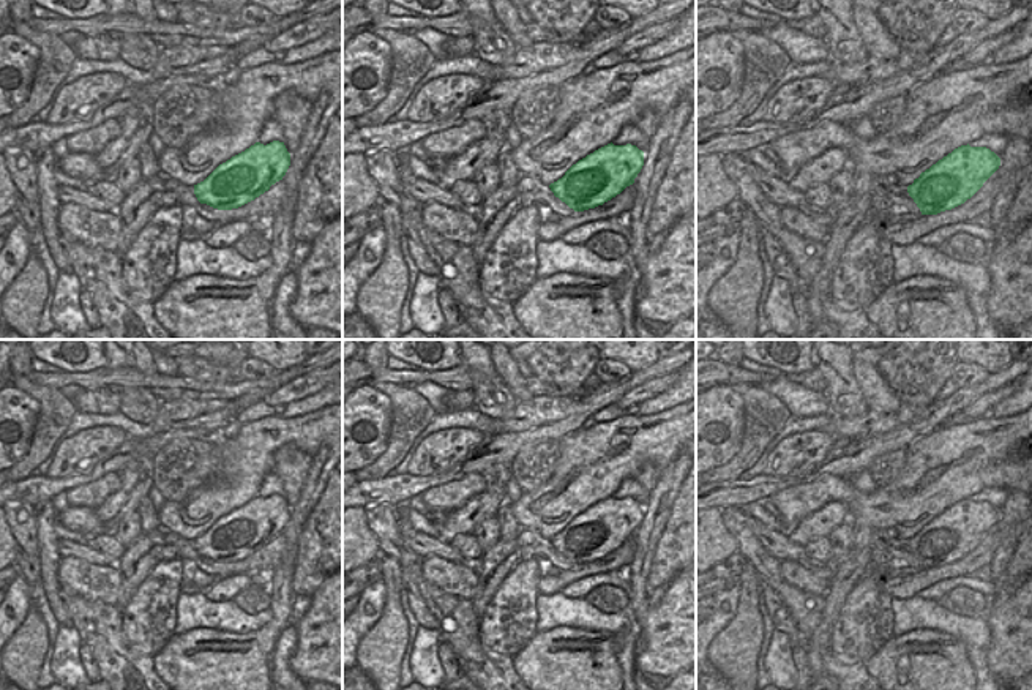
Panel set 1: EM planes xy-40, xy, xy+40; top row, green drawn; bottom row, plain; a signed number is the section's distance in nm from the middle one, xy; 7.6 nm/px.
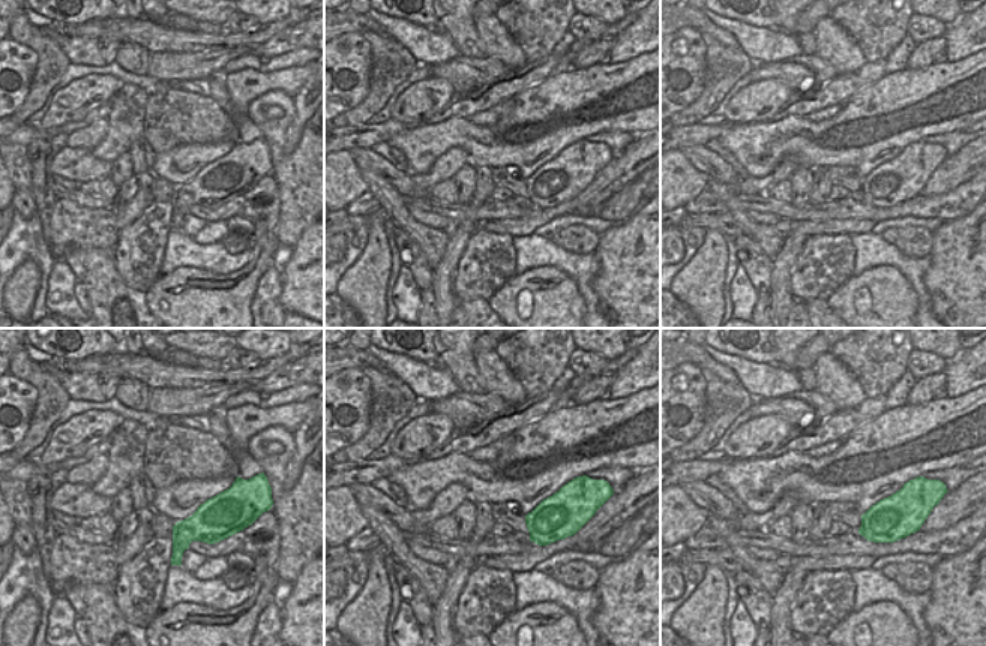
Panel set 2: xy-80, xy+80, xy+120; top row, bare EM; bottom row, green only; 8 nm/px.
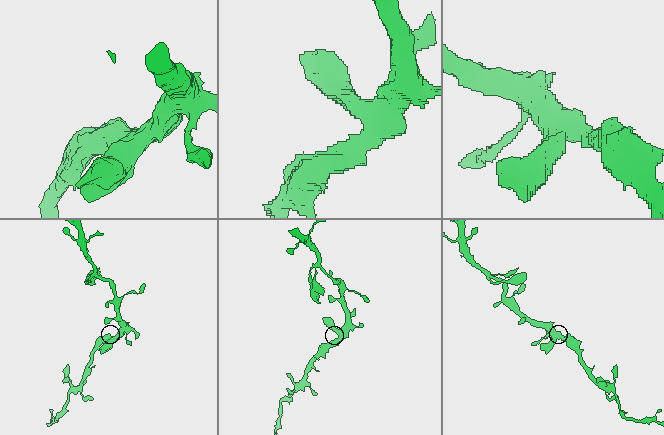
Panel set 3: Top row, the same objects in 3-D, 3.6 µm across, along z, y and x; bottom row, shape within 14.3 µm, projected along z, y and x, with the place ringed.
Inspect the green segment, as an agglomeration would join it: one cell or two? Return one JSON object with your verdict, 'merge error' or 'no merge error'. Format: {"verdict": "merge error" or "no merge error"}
{"verdict": "no merge error"}

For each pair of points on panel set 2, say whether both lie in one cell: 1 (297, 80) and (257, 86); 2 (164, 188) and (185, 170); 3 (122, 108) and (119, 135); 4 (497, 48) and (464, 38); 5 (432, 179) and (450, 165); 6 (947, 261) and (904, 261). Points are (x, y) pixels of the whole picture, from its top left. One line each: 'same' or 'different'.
1: same
2: different
3: same
4: different
5: same
6: different

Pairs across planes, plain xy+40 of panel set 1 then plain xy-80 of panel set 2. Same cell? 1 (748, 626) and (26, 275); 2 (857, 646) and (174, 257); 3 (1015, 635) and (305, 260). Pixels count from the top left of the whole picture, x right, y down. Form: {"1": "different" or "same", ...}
{"1": "same", "2": "different", "3": "same"}

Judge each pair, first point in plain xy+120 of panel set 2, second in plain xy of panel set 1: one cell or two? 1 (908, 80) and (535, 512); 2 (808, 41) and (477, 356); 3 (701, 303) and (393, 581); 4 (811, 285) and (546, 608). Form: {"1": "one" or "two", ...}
{"1": "one", "2": "one", "3": "one", "4": "two"}

